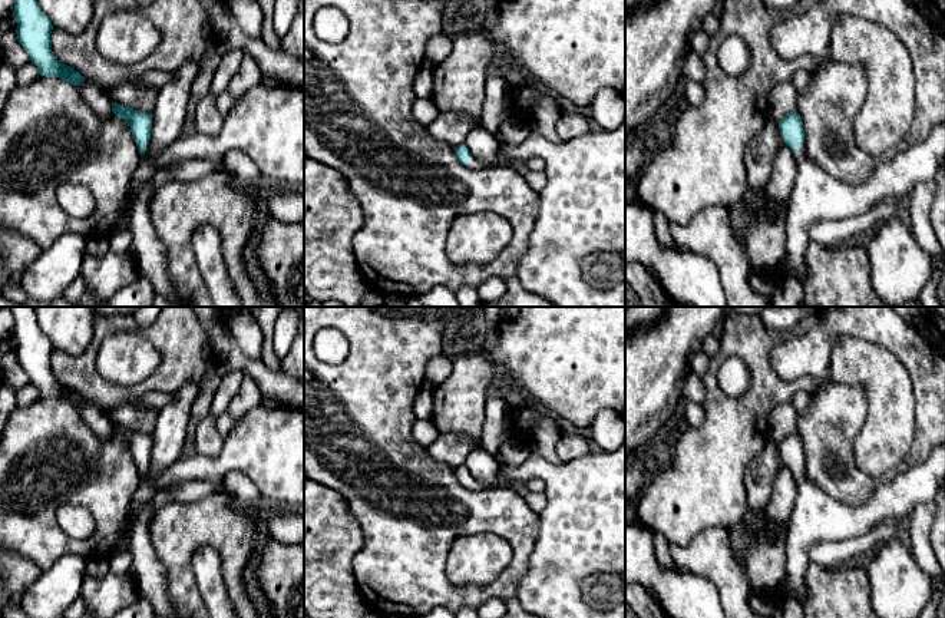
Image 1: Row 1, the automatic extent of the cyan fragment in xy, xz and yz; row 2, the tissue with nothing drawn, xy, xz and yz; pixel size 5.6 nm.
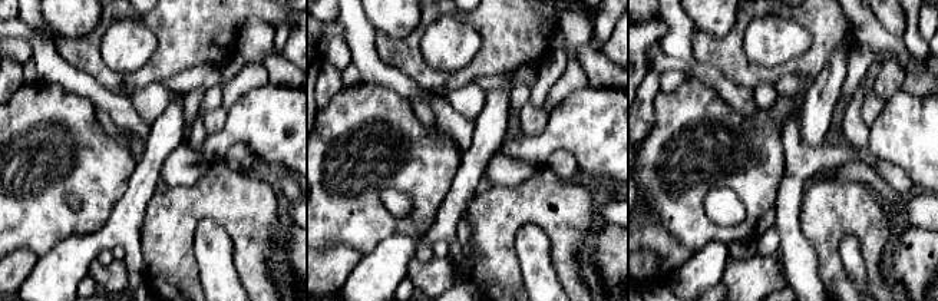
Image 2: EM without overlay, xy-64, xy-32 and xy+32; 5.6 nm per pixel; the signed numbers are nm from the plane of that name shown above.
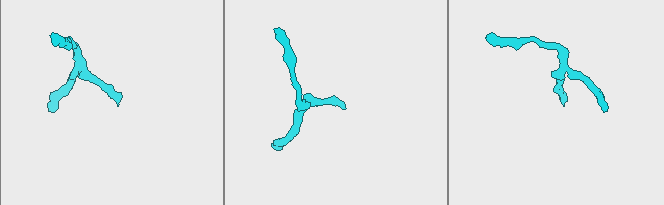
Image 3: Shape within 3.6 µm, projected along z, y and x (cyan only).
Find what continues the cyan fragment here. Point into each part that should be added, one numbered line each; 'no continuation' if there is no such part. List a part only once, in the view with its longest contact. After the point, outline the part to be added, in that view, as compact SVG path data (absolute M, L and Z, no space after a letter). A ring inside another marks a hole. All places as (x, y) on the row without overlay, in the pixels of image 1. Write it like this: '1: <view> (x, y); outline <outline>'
1: yz (816, 518); outline M945 443L926 462L880 486L863 506L850 508L837 503L810 482L800 463L794 475L799 492L786 538L787 595L797 601L806 595L804 574L810 565L809 548L813 543L862 536L886 518L902 520L918 503L935 499L944 477Z

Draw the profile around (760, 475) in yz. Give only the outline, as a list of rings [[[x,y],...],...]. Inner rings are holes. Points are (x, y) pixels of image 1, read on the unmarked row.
[[[771,437],[767,439],[763,450],[749,465],[743,477],[747,495],[744,522],[749,522],[753,518],[760,518],[764,512],[773,493],[774,480],[782,463],[779,443]]]

